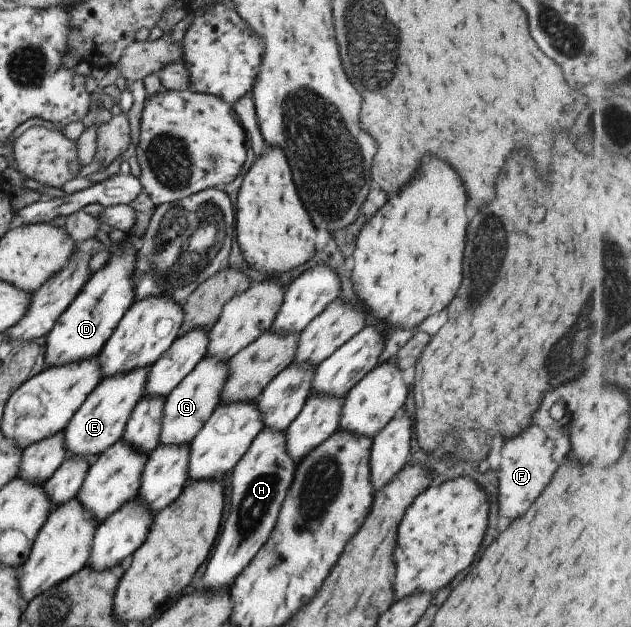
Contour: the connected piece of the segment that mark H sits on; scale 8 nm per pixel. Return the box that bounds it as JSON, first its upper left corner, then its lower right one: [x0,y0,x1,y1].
[202,428,295,591]

